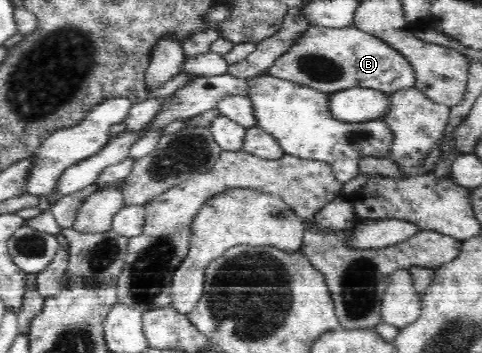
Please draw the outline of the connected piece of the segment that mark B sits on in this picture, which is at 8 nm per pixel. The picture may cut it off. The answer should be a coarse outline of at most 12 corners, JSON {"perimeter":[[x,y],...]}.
{"perimeter":[[351,25],[309,26],[268,74],[334,94],[413,88],[409,58]]}

